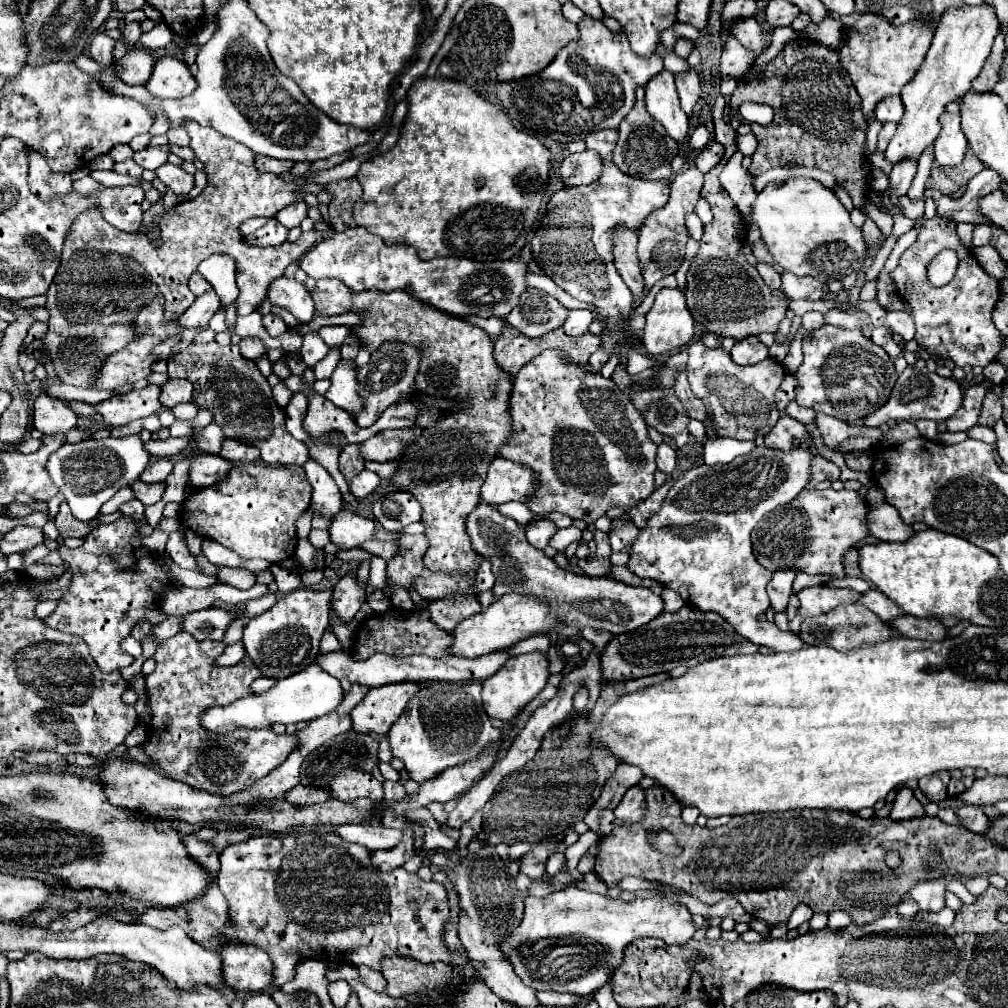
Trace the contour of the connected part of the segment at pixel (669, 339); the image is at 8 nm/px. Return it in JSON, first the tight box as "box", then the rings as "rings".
{"box":[642,288,694,356],"rings":[[[662,288],[646,314],[642,344],[652,356],[688,346],[694,336],[694,318],[686,308],[686,298],[678,288]]]}

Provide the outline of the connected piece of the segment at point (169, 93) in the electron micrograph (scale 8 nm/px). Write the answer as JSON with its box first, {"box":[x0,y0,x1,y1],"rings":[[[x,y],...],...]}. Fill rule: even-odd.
{"box":[146,56,198,98],"rings":[[[166,56],[156,60],[146,88],[158,98],[184,98],[198,88],[198,82],[180,58]]]}

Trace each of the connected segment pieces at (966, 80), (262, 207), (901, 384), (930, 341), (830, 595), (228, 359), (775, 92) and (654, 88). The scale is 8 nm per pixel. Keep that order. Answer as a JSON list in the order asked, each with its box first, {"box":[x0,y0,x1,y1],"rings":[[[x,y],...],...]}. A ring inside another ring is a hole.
[{"box":[886,6,998,164],"rings":[[[962,6],[948,10],[936,28],[934,40],[922,66],[900,92],[904,104],[904,116],[896,128],[894,138],[886,148],[886,158],[894,164],[900,158],[918,158],[926,146],[930,146],[940,134],[940,114],[950,102],[960,100],[968,90],[970,82],[980,74],[996,38],[998,18],[992,6]]]},{"box":[44,122,316,388],"rings":[[[184,122],[184,128],[192,138],[190,148],[206,166],[208,186],[198,198],[182,202],[168,212],[163,201],[152,204],[145,212],[143,226],[159,228],[163,241],[160,248],[154,248],[144,234],[122,234],[112,228],[98,208],[80,214],[66,236],[62,264],[44,306],[50,312],[48,340],[44,336],[44,346],[64,384],[90,388],[106,358],[140,338],[142,330],[136,330],[134,320],[156,294],[164,296],[166,322],[184,314],[194,300],[194,294],[188,290],[188,278],[208,256],[228,254],[236,260],[236,283],[240,288],[236,312],[238,316],[246,316],[266,298],[270,282],[282,276],[288,264],[300,260],[316,244],[316,232],[310,230],[300,234],[296,246],[284,244],[286,250],[250,246],[240,234],[240,224],[248,218],[272,214],[272,198],[302,200],[298,190],[306,180],[296,178],[296,182],[284,182],[276,174],[262,174],[254,168],[256,154],[240,146],[240,142],[232,142],[216,134],[216,130],[196,126],[194,122]]]},{"box":[864,366,962,428],"rings":[[[908,366],[898,376],[890,400],[880,410],[868,414],[864,418],[864,426],[866,428],[880,428],[888,420],[896,420],[896,422],[912,420],[912,422],[916,422],[920,418],[940,422],[940,420],[948,420],[950,416],[954,416],[954,412],[960,406],[962,406],[962,390],[960,390],[960,384],[956,380],[952,380],[952,378],[940,378],[936,372],[928,372],[926,368],[916,370],[914,366]]]},{"box":[890,218,1006,368],"rings":[[[918,218],[918,240],[900,256],[898,268],[890,274],[900,298],[904,298],[916,322],[916,342],[928,354],[936,354],[942,358],[950,358],[960,368],[988,366],[998,358],[998,352],[1006,348],[1000,332],[992,322],[992,310],[1000,300],[1000,282],[984,272],[974,254],[960,244],[956,234],[956,222],[944,218]],[[944,248],[956,250],[960,264],[956,268],[954,278],[946,286],[932,286],[926,276],[928,262]]]},{"box":[790,586,860,632],"rings":[[[812,586],[812,588],[804,588],[800,594],[800,608],[798,614],[794,616],[794,620],[790,620],[790,630],[798,632],[800,624],[804,618],[816,616],[816,614],[826,614],[828,610],[840,606],[840,604],[852,604],[858,602],[860,594],[854,590],[834,590],[828,586]]]},{"box":[168,330,310,466],"rings":[[[202,330],[194,342],[180,354],[168,360],[170,378],[186,378],[196,386],[200,394],[198,408],[208,408],[214,422],[224,430],[228,438],[236,438],[254,444],[266,464],[296,464],[304,466],[310,458],[308,446],[296,440],[286,430],[286,416],[272,398],[268,380],[260,374],[254,362],[240,356],[238,346],[220,346],[214,340],[214,330]]]},{"box":[730,38,870,212],"rings":[[[798,38],[788,44],[762,70],[760,84],[740,84],[730,96],[732,112],[738,112],[742,102],[768,104],[774,110],[774,120],[768,126],[750,124],[758,148],[752,154],[748,172],[758,176],[770,168],[798,164],[832,172],[838,184],[854,184],[854,206],[864,212],[864,200],[870,192],[870,160],[866,158],[866,128],[868,120],[860,108],[860,96],[838,60],[838,50],[824,46],[812,38]]]},{"box":[644,70,688,142],"rings":[[[662,70],[660,74],[648,80],[644,90],[646,90],[648,114],[656,118],[656,122],[660,122],[676,142],[686,142],[688,116],[680,108],[676,86],[674,86],[674,74]]]}]

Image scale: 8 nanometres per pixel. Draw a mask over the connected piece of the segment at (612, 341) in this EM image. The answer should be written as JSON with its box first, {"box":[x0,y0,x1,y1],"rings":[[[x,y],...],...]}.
{"box":[532,162,668,364],"rings":[[[610,162],[604,164],[602,176],[590,186],[564,188],[552,194],[546,214],[532,238],[532,254],[538,266],[572,298],[596,306],[604,320],[602,350],[610,356],[618,356],[620,364],[628,364],[628,350],[638,340],[628,340],[630,312],[634,308],[634,296],[624,284],[612,262],[612,230],[616,224],[640,228],[640,222],[668,202],[668,182],[648,182],[622,174]]]}

